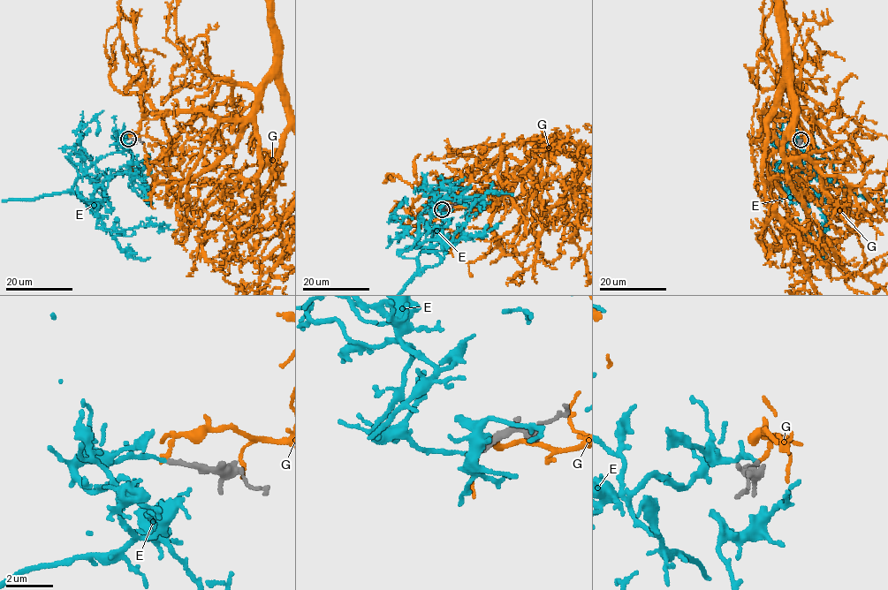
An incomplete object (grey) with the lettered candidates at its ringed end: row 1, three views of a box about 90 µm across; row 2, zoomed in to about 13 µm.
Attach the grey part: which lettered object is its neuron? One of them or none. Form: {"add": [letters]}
{"add": ["E"]}

